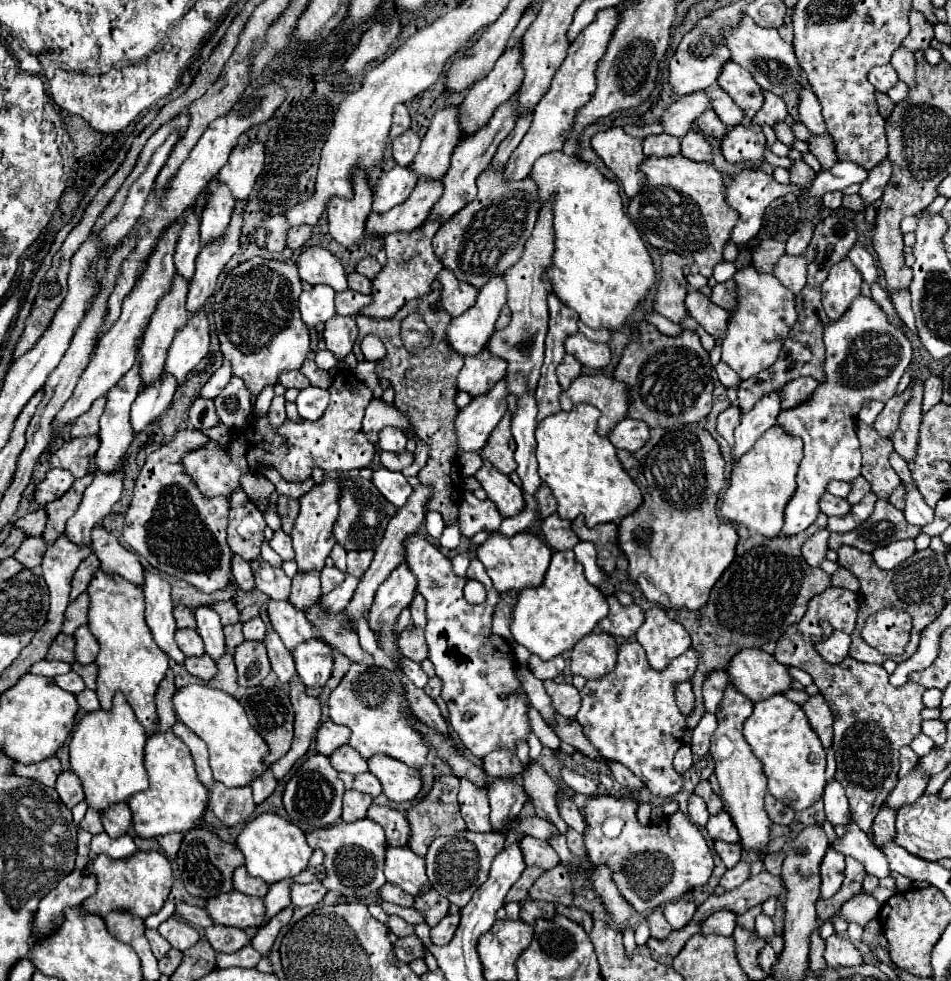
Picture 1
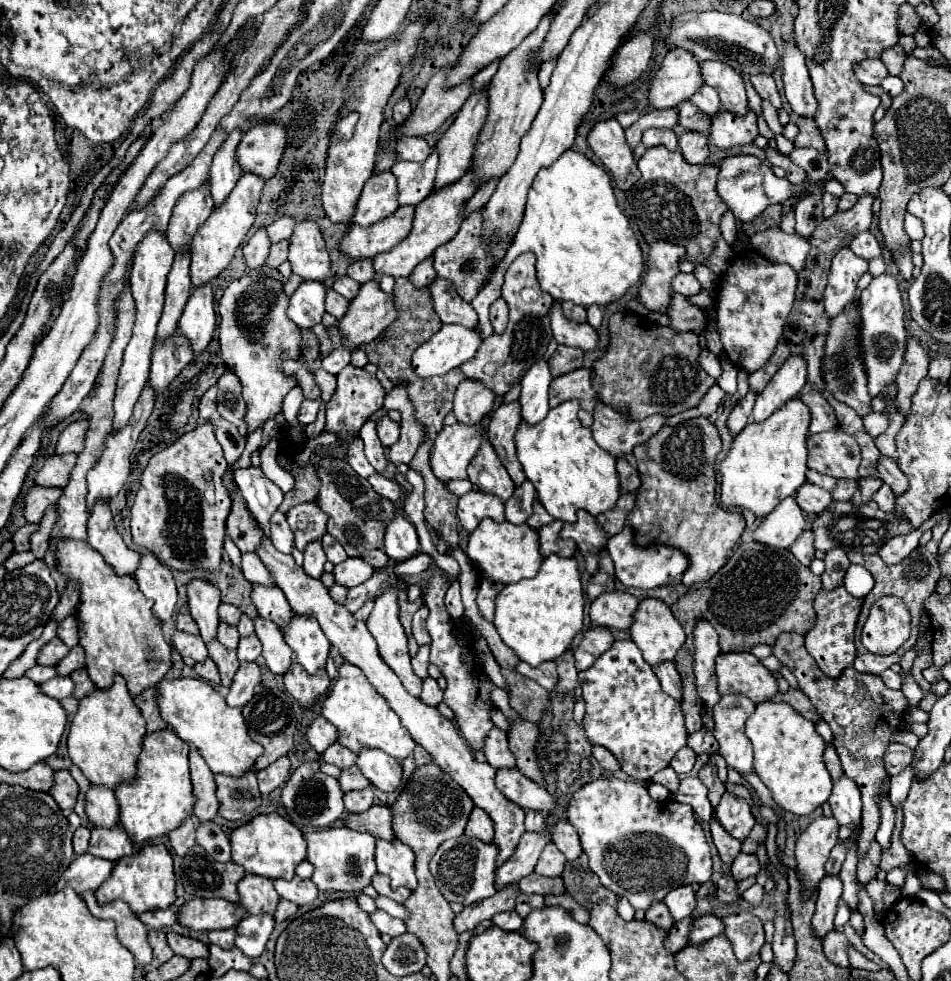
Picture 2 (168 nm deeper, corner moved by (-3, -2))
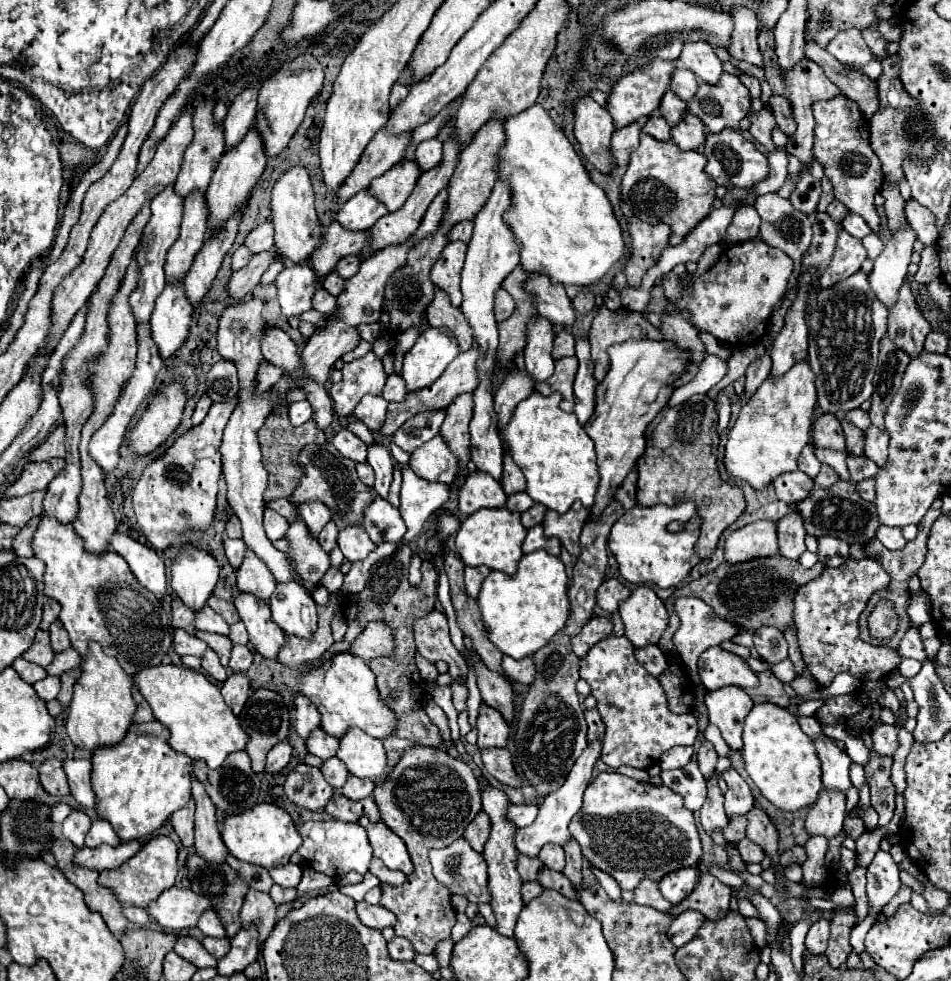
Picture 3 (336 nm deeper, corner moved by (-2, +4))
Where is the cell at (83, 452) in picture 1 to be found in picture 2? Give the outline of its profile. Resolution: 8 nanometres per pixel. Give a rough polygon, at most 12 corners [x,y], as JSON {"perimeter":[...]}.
{"perimeter":[[76,453],[50,455],[34,481],[42,487],[66,487]]}

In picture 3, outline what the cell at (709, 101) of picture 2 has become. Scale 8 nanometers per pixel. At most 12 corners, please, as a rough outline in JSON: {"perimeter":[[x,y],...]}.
{"perimeter":[[677,67],[669,87],[679,99],[689,101],[697,89],[697,77]]}

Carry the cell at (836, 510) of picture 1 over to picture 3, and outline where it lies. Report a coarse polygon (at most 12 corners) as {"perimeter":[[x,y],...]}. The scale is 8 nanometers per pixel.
{"perimeter":[[803,471],[781,473],[773,487],[781,501],[795,505],[813,487]]}

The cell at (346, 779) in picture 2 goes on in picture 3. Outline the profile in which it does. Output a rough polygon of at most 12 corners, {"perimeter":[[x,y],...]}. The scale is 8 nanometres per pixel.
{"perimeter":[[337,757],[323,761],[319,771],[333,789],[347,781],[347,767]]}

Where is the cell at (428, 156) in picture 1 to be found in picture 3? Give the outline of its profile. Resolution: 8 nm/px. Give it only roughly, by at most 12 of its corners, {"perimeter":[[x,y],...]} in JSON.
{"perimeter":[[399,161],[369,191],[395,213],[419,179],[419,165]]}

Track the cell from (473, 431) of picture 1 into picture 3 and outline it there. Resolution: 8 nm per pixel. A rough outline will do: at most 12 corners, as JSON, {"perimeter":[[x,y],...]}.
{"perimeter":[[439,435],[417,447],[407,465],[431,483],[451,483],[457,461]]}

